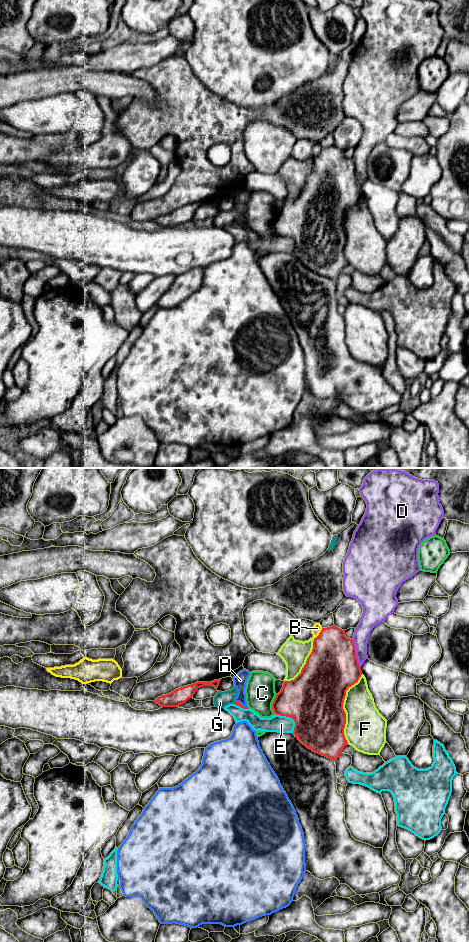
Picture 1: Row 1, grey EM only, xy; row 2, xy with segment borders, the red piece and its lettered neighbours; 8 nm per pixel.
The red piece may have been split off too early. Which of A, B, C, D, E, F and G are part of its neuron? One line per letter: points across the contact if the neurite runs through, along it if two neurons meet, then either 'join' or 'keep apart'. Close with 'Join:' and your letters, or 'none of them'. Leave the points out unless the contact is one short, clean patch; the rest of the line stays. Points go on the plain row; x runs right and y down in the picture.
A: border along xy (235, 220), (248, 228); keep apart
B: keep apart
C: keep apart
D: keep apart
E: keep apart
F: keep apart
G: keep apart
Join: none of them

